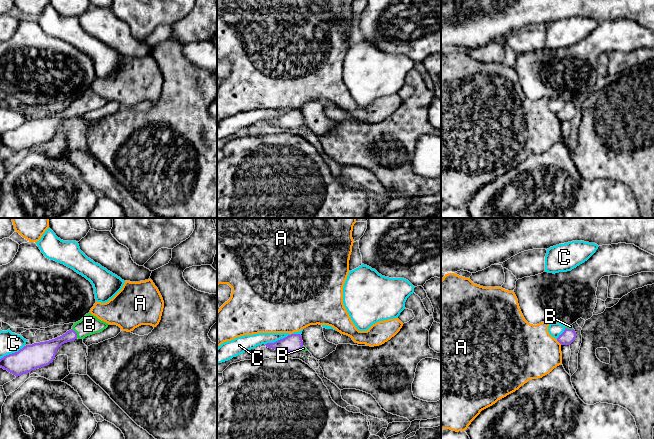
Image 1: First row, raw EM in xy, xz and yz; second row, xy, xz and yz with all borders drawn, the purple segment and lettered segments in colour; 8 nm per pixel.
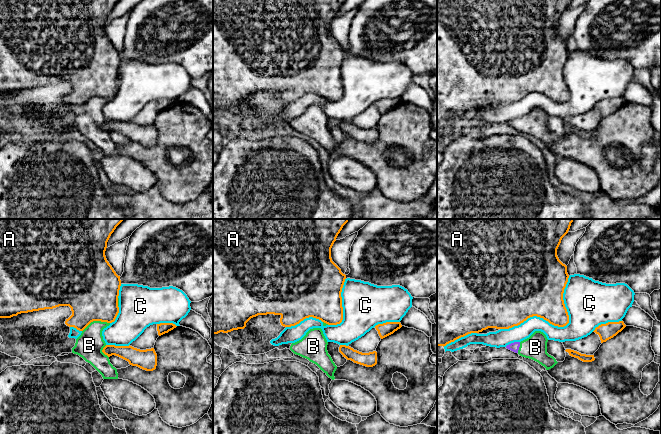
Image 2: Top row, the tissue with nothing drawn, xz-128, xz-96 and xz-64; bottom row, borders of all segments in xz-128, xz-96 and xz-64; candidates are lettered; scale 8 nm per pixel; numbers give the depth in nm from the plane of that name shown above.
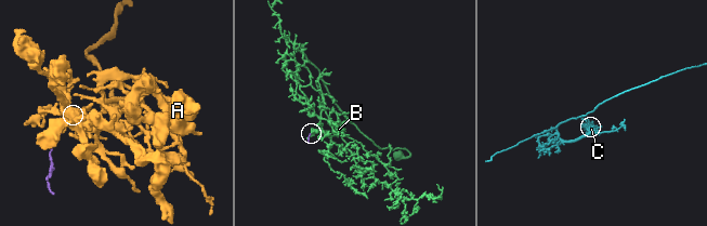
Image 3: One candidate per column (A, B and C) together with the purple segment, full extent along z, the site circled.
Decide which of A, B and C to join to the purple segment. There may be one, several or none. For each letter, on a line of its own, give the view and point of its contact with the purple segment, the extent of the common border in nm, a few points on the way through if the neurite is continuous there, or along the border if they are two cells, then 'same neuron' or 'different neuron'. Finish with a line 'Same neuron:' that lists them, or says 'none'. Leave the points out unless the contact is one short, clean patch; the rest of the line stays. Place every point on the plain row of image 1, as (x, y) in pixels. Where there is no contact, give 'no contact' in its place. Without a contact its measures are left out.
A: contact yz (559, 118); length 60 nm; different neuron
B: contact xy (76, 109); length 90 nm; way xy (49, 124), (58, 117), (76, 109), (89, 100); same neuron
C: contact xz (283, 114); length 300 nm; different neuron
Same neuron: B

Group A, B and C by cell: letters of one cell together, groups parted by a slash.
A / B / C

